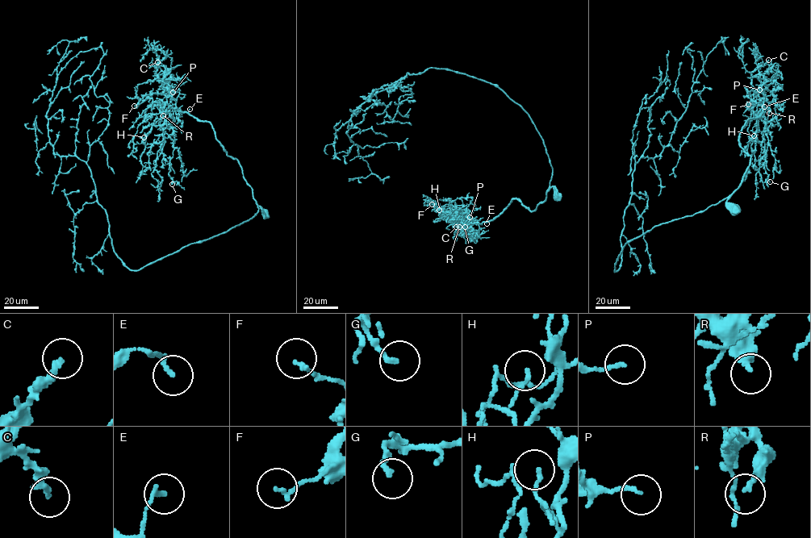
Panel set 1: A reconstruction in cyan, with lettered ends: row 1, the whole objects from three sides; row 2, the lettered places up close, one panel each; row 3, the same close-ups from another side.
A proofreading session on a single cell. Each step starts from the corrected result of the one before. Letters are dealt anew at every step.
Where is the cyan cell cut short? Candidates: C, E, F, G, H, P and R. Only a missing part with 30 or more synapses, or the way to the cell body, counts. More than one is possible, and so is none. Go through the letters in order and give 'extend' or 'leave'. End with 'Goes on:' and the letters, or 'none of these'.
C: leave
E: leave
F: leave
G: leave
H: leave
P: leave
R: leave
Goes on: none of these

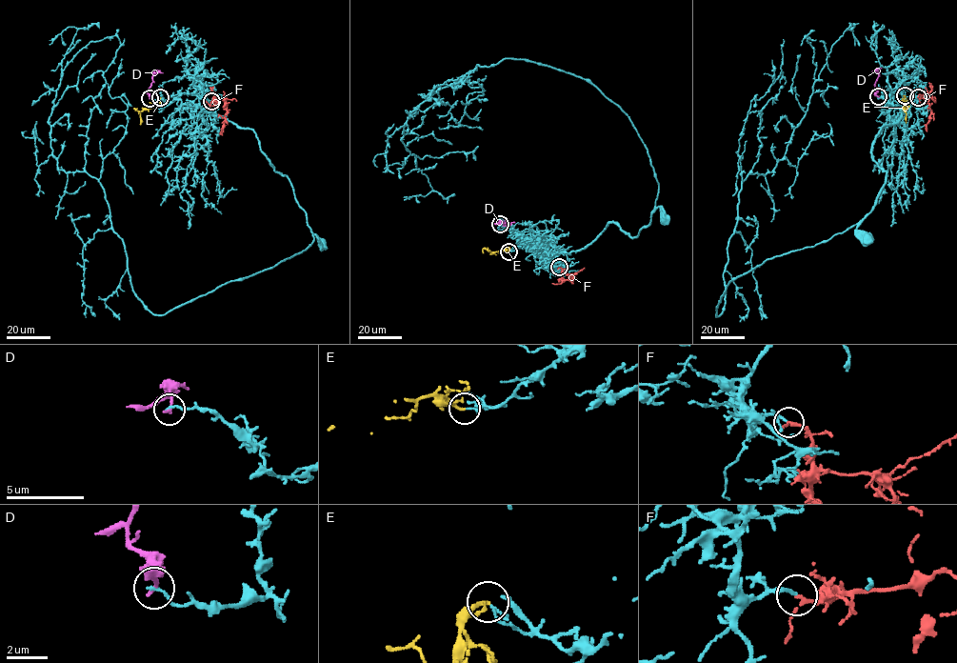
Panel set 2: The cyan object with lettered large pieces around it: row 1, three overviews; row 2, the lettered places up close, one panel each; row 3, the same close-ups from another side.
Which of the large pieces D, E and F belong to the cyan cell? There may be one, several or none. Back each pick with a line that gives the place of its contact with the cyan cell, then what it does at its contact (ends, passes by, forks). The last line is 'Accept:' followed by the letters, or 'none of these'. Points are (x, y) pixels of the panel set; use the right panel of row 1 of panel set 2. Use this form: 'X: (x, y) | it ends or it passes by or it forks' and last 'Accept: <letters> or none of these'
F: (918, 97) | it passes by
Accept: F

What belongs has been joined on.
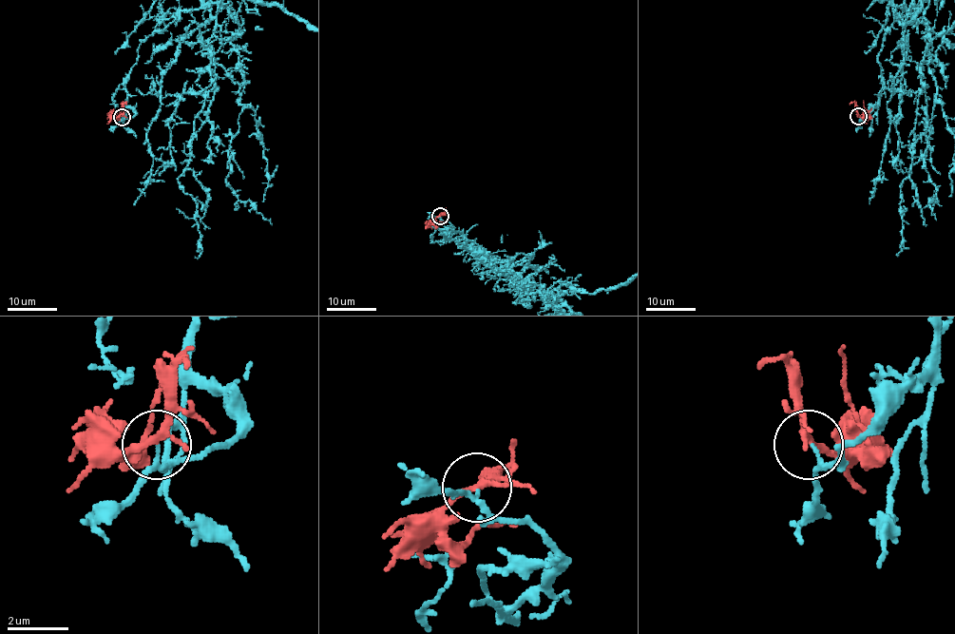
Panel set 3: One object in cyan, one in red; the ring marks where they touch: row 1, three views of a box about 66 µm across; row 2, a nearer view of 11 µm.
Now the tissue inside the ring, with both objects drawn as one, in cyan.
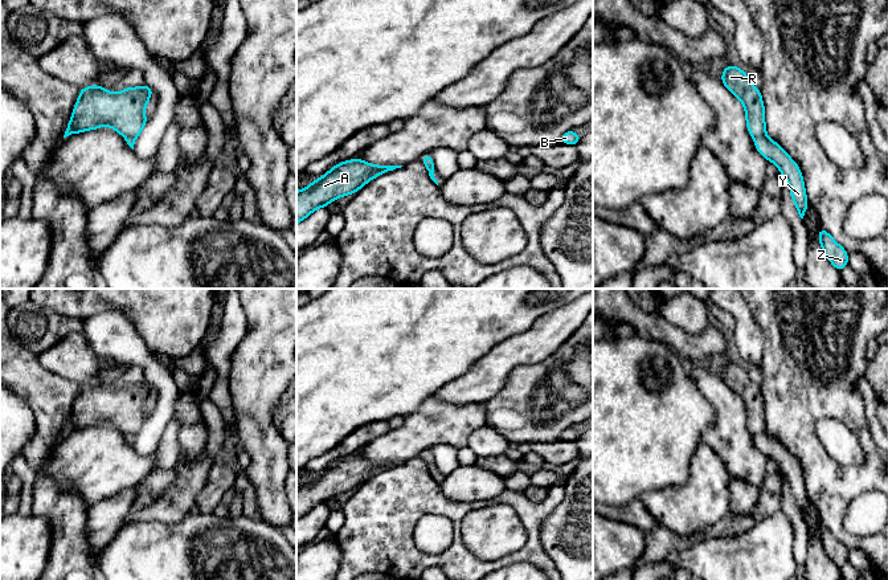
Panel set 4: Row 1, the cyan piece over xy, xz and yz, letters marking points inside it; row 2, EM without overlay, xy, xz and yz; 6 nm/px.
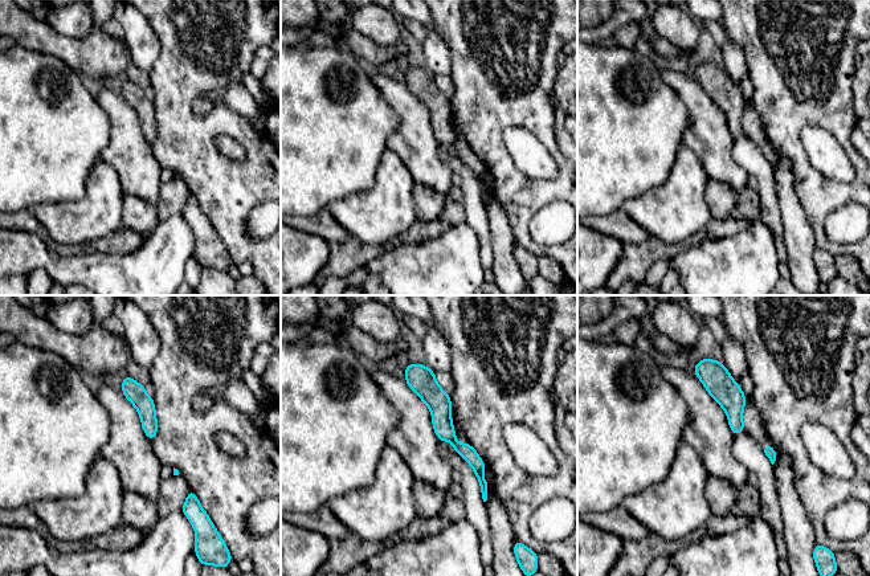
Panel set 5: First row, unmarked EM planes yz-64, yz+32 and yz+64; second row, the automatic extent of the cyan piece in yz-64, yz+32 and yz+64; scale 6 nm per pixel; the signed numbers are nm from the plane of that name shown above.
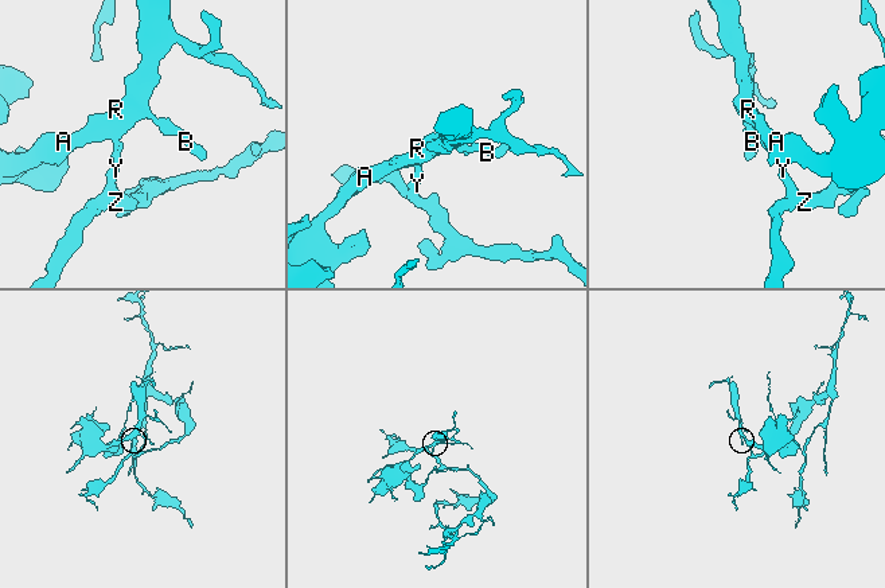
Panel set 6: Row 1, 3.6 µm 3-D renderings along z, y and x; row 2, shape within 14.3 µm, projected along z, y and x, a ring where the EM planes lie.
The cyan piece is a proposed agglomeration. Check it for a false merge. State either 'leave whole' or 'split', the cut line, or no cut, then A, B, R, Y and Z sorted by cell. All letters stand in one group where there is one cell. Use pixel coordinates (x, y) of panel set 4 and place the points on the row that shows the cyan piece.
leave whole; no cut; A B R Y Z

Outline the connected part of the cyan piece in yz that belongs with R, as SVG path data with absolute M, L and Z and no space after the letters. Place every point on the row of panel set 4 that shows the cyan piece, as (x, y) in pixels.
M728 65L723 70L723 85L744 105L746 127L754 139L757 151L769 162L774 163L787 180L793 203L801 218L807 211L807 196L802 172L786 151L766 136L765 107L761 90L753 86L749 77L740 68Z

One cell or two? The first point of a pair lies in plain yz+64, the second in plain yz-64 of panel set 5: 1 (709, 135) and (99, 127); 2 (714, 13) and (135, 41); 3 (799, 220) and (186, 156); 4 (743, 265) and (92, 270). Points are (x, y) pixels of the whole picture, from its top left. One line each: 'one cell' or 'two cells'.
1: two cells
2: one cell
3: two cells
4: one cell

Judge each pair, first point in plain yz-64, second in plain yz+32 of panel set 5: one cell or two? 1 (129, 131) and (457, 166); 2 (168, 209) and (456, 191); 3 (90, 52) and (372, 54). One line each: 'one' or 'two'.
1: two
2: one
3: one

